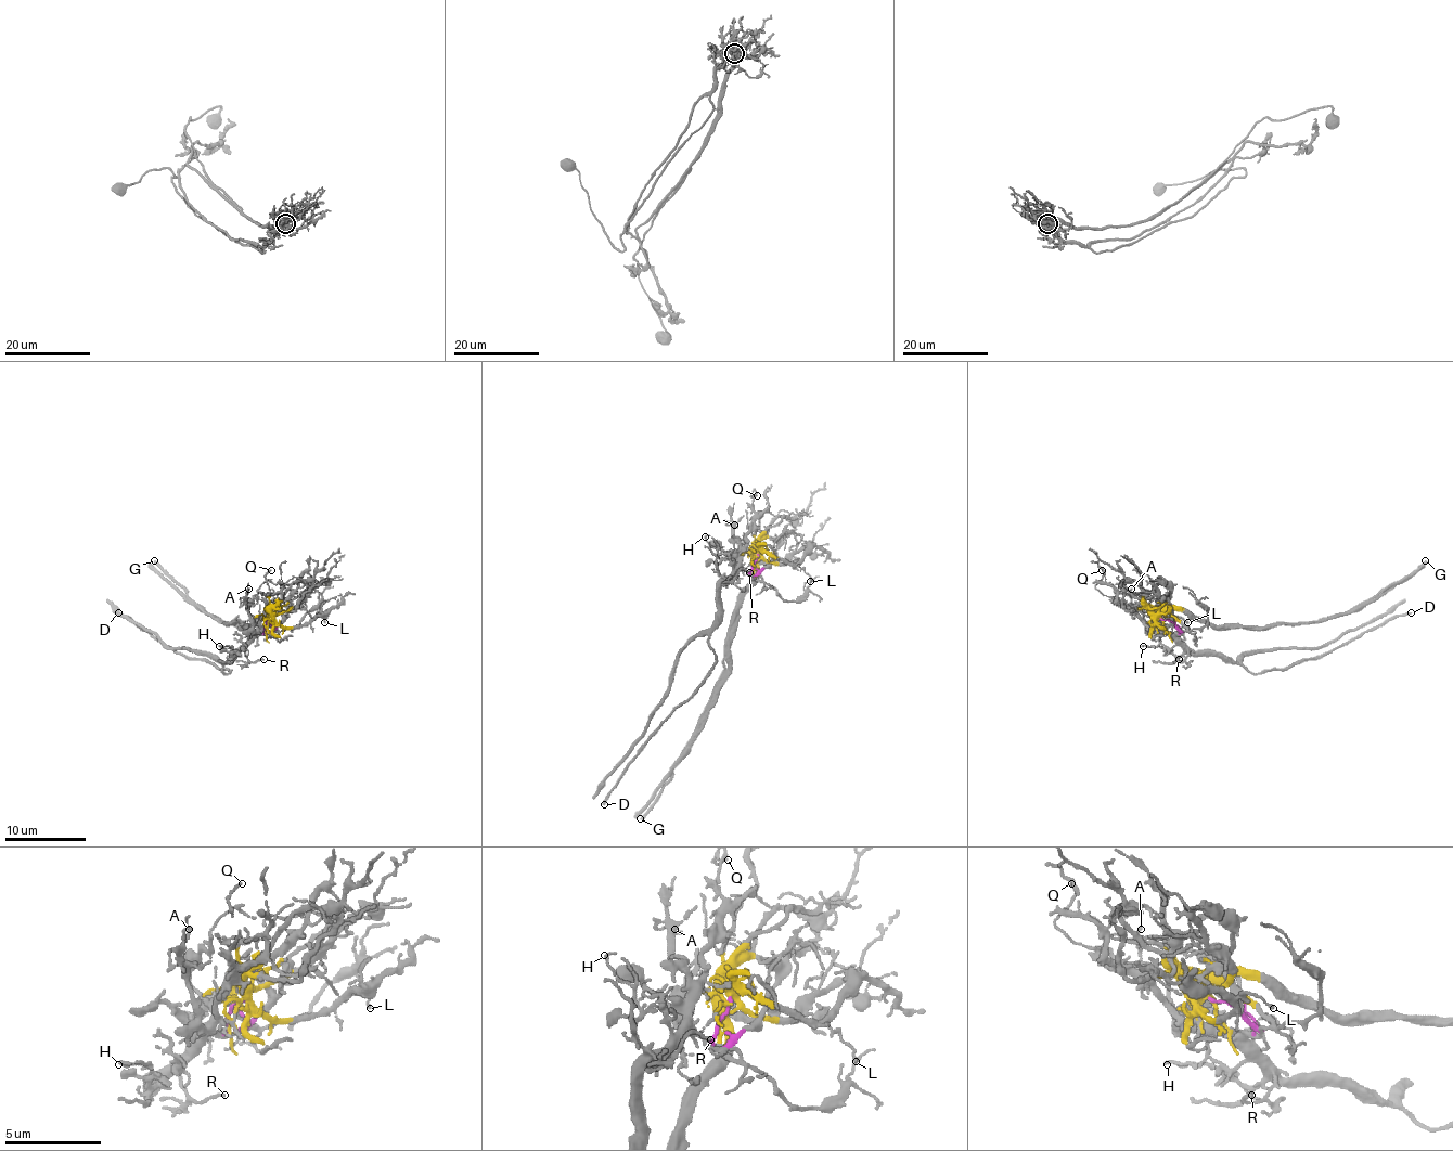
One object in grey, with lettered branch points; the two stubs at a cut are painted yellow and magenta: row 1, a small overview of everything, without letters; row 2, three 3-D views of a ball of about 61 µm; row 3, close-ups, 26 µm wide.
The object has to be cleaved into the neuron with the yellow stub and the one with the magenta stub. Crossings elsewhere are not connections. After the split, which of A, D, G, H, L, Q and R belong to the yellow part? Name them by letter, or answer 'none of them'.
G, L

